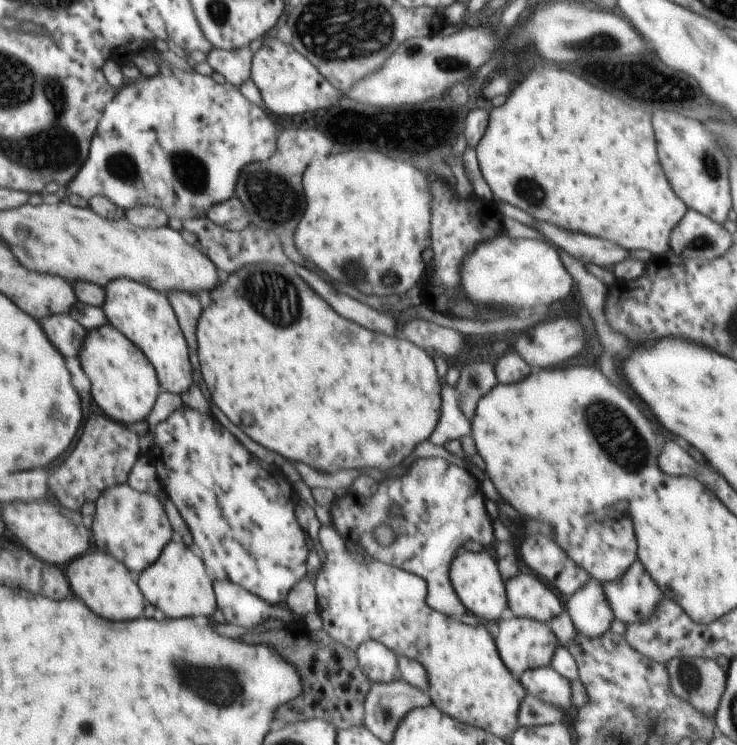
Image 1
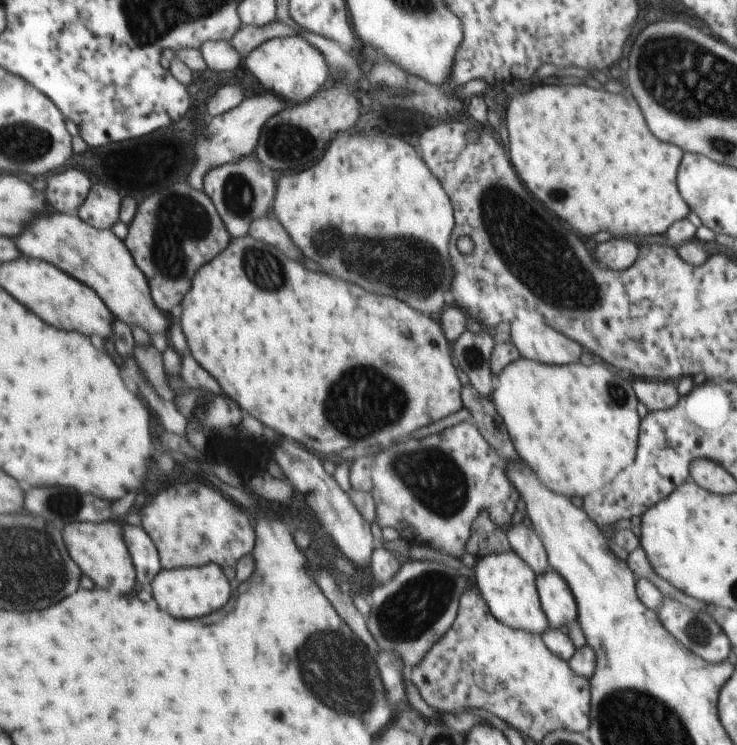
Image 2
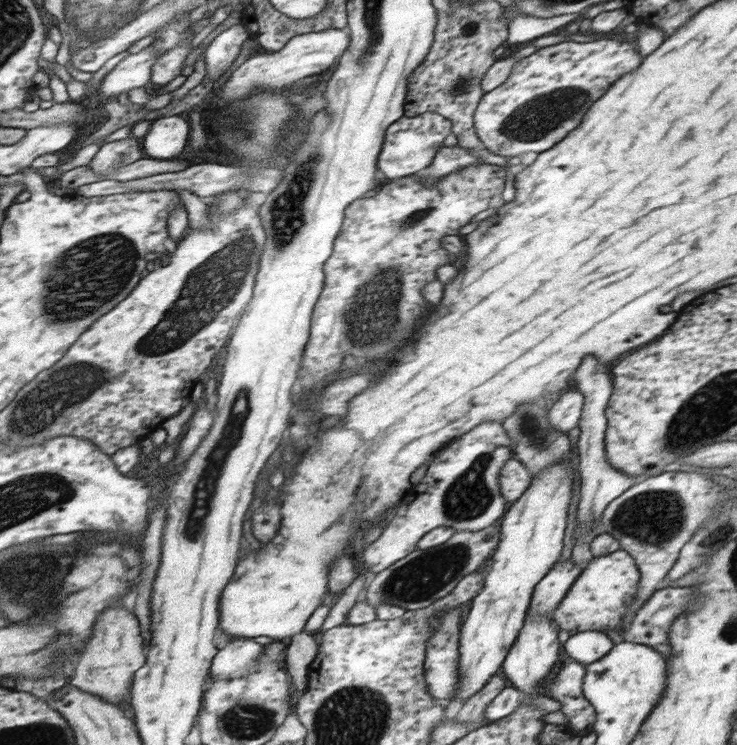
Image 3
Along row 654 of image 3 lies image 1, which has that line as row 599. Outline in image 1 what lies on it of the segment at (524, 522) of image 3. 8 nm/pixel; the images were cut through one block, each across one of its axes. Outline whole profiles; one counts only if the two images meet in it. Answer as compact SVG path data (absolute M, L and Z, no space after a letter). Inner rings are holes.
M460 548L452 559L449 575L450 582L466 609L473 612L484 623L490 620L500 621L500 614L508 606L505 583L494 558L483 550L479 553L470 553Z

